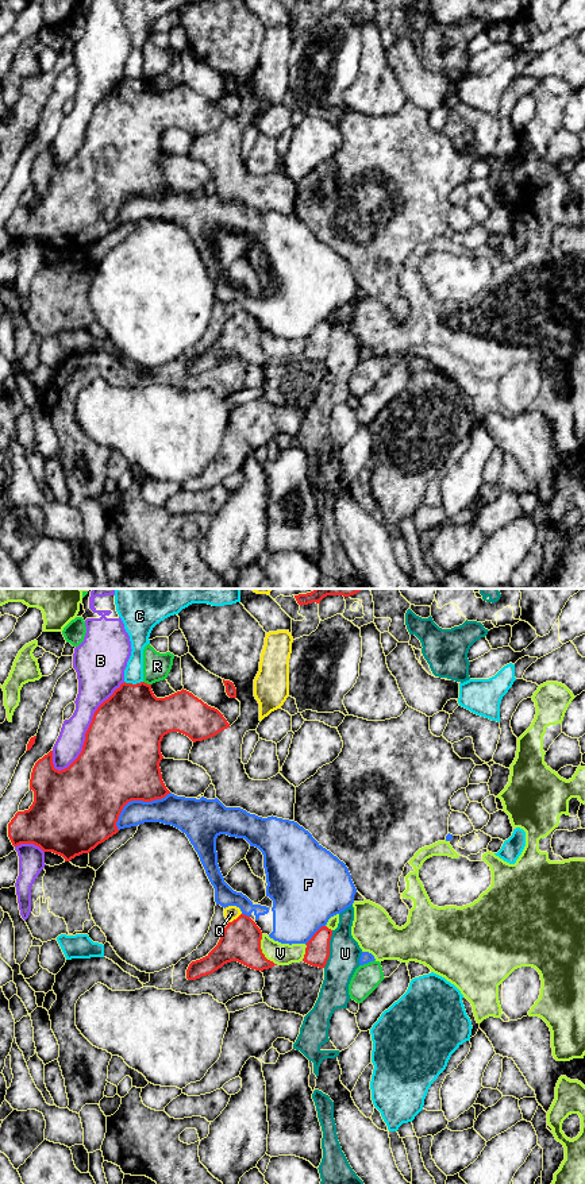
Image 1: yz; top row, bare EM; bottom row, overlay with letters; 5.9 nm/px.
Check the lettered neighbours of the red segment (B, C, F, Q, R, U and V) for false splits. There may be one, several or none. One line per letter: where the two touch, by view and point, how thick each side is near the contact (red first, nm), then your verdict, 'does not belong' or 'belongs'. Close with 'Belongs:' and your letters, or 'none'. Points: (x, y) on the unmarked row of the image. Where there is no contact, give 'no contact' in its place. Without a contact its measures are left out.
B: yz (88, 124) | 480/190 nm | does not belong
C: yz (134, 80) | 420/110 nm | does not belong
F: yz (137, 195) | 480/180 nm | does not belong
Q: yz (234, 315) | 240/90 nm | does not belong
R: yz (146, 78) | 400/160 nm | does not belong
U: yz (328, 344) | 140/190 nm | does not belong
V: yz (261, 347) | 240/130 nm | does not belong
Belongs: none

